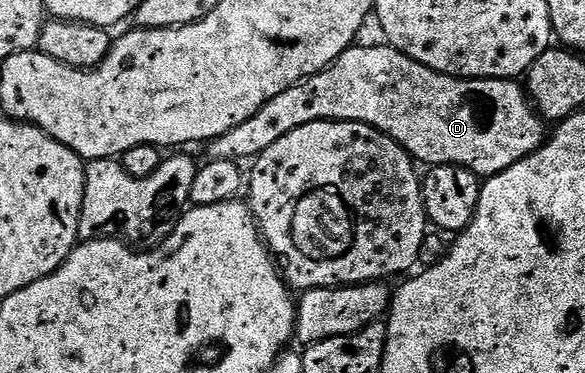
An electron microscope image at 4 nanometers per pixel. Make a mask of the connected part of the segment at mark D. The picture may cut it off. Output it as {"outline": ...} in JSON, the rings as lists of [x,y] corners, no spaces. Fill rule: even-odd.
{"outline":[[[388,43],[362,44],[345,49],[327,69],[321,69],[316,76],[291,85],[260,107],[252,119],[209,142],[209,156],[235,162],[240,157],[254,159],[272,147],[276,139],[288,135],[288,131],[296,131],[296,127],[304,127],[313,121],[355,121],[379,129],[396,144],[404,146],[415,162],[423,166],[459,165],[485,179],[512,167],[512,163],[520,163],[520,159],[529,157],[546,142],[547,122],[538,116],[525,88],[517,80],[450,77],[447,73],[437,73],[416,63],[416,59],[404,55]]]}

